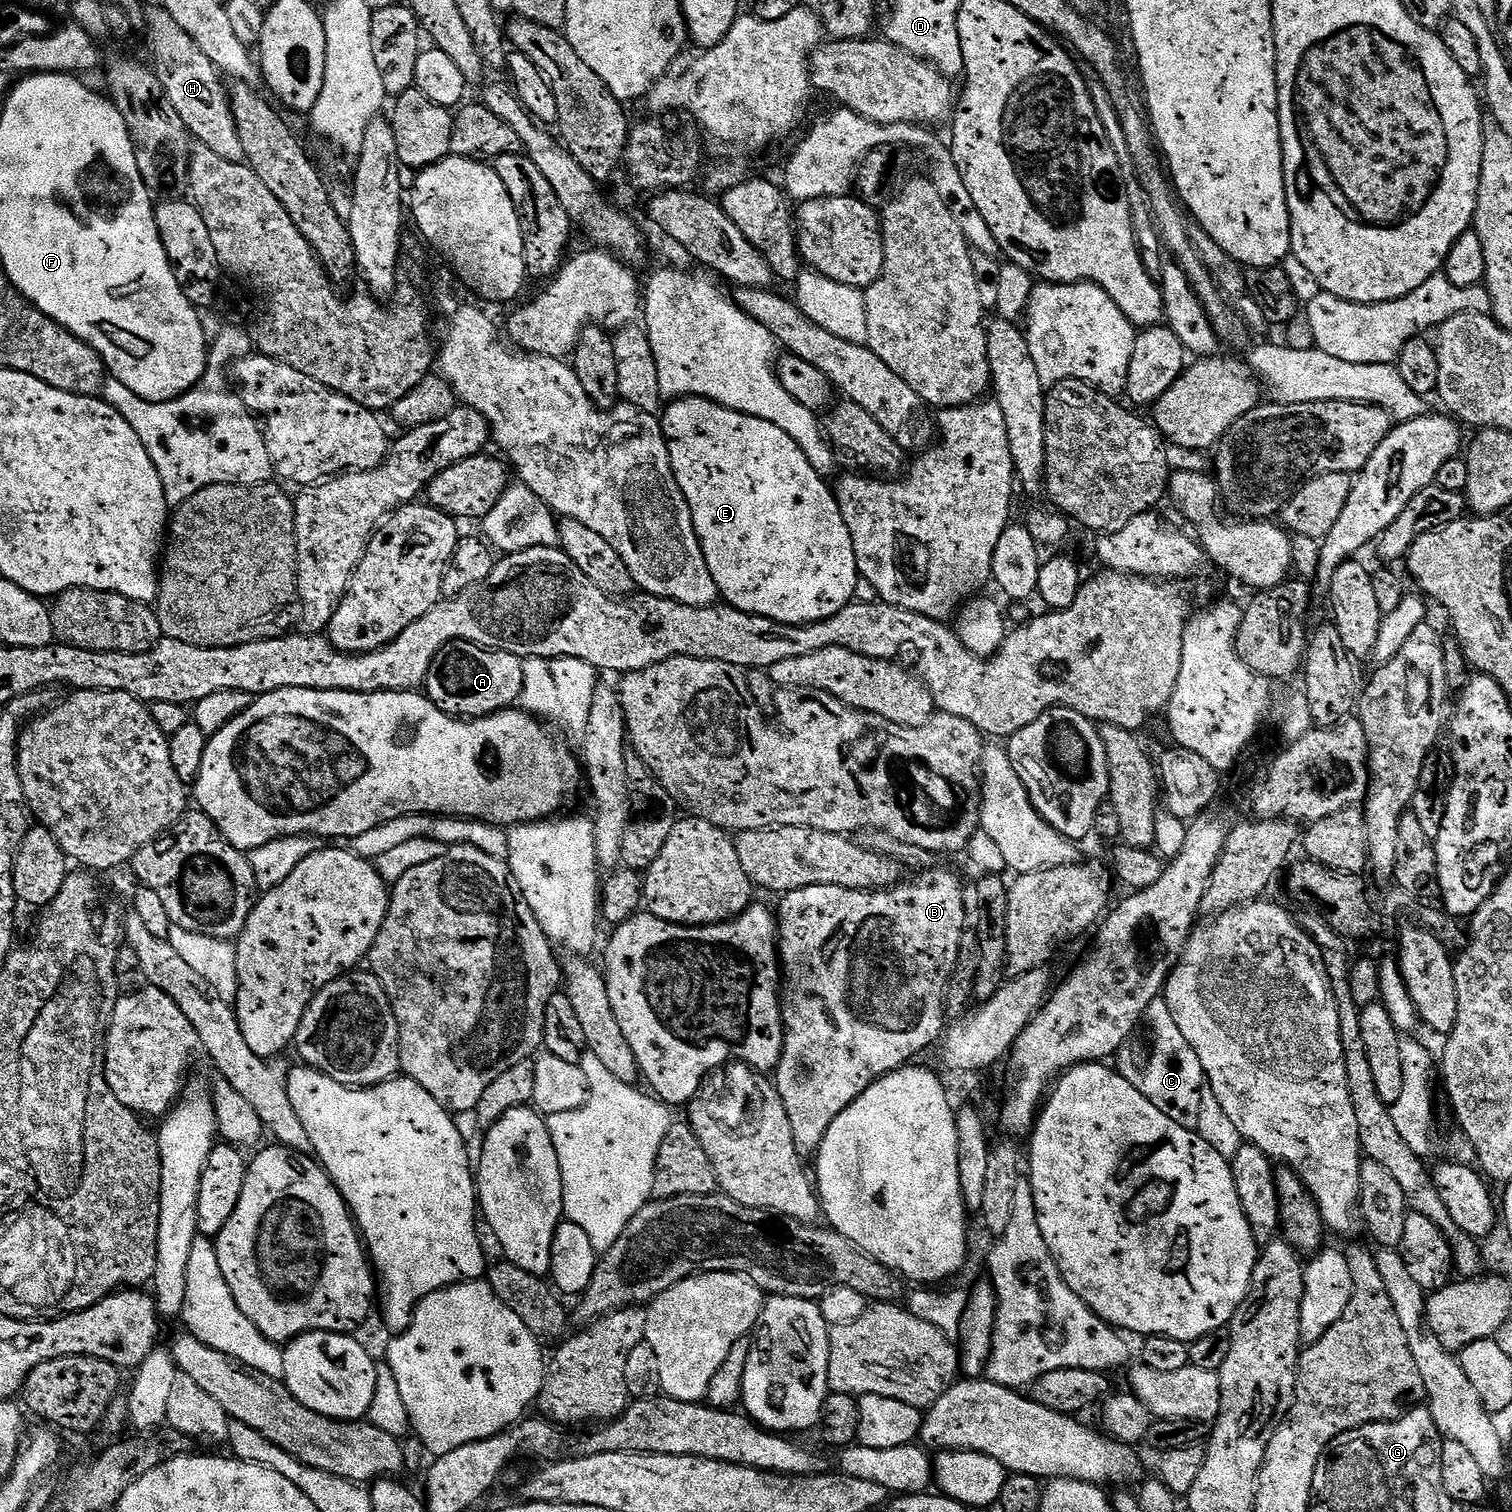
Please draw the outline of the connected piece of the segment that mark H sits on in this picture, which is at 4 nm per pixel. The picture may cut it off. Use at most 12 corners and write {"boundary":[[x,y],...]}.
{"boundary":[[165,8],[144,13],[150,67],[189,137],[244,160],[219,68]]}

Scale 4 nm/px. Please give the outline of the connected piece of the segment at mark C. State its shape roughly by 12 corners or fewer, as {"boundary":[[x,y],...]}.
{"boundary":[[1162,996],[1144,1024],[1148,1062],[1127,1044],[1115,1071],[1168,1120],[1195,1131],[1206,1082]]}

